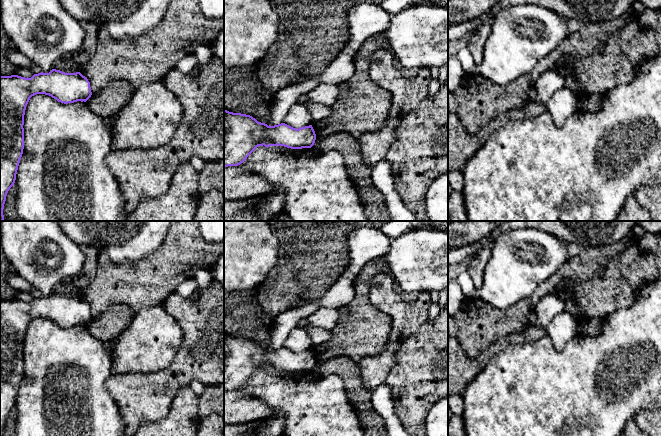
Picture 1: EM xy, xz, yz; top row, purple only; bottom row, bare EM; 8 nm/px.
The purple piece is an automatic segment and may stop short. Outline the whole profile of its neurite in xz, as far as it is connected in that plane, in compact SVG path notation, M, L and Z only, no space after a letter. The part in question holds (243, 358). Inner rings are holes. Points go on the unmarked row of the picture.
M224 334L224 391L238 390L258 370L311 372L316 364L312 349L293 352L285 347L268 350L250 339Z

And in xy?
M52 293L49 297L34 298L31 302L18 299L0 299L0 436L6 420L14 409L24 373L24 339L30 322L36 318L49 319L58 326L68 328L86 326L92 319L90 306L80 296L65 297Z

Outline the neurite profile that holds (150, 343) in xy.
M163 304L143 308L120 335L111 354L111 375L159 372L170 366L182 342L182 329L165 311Z

